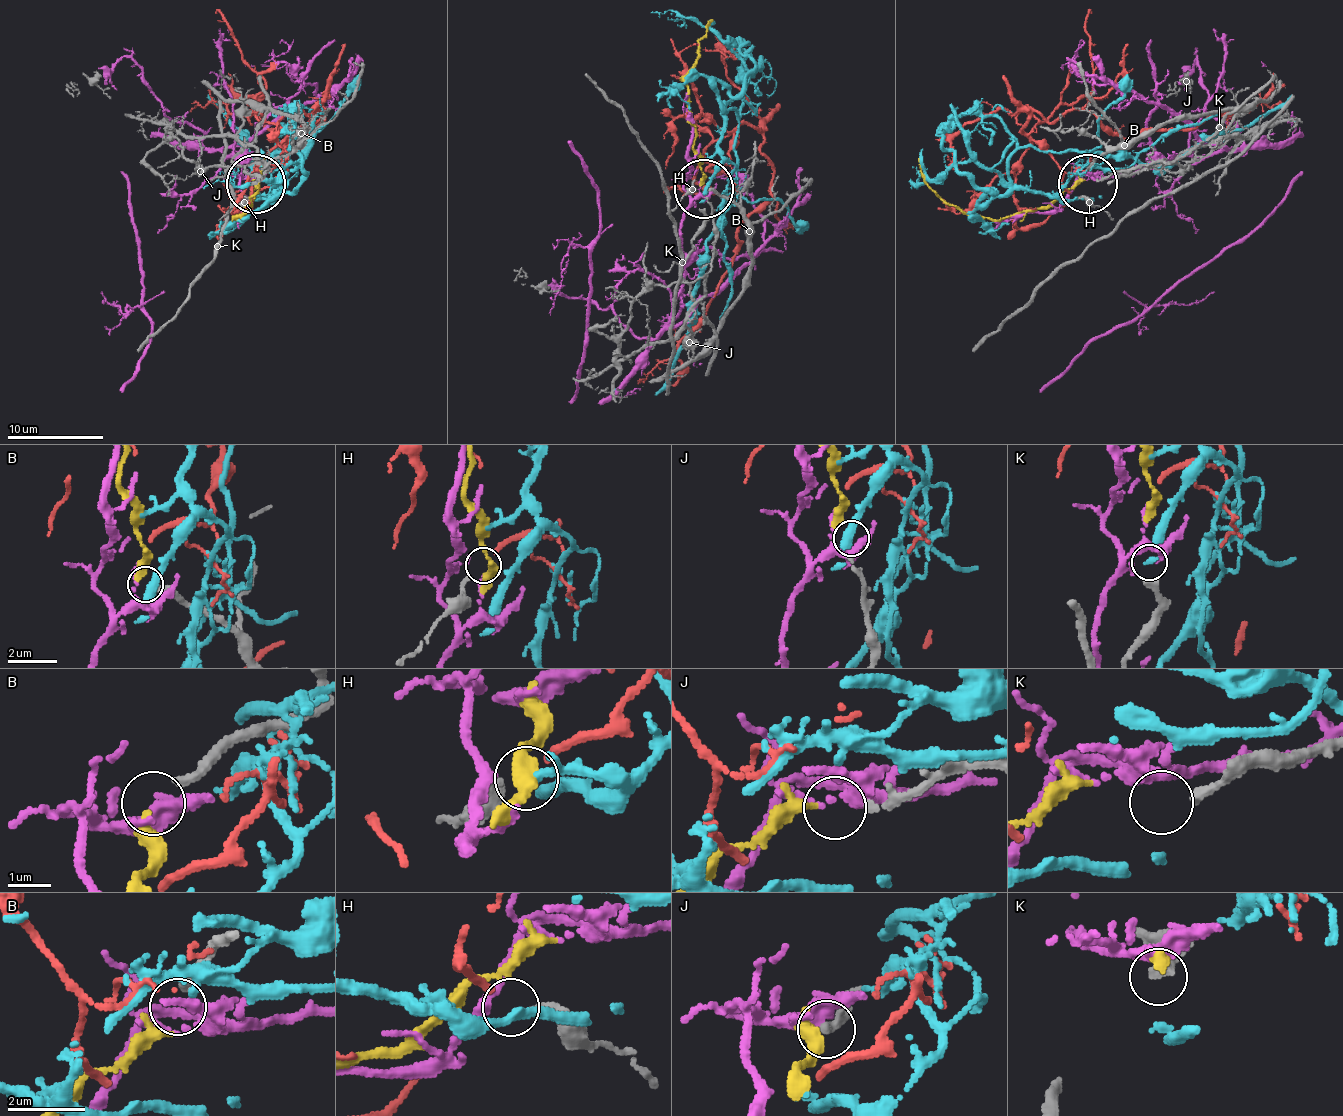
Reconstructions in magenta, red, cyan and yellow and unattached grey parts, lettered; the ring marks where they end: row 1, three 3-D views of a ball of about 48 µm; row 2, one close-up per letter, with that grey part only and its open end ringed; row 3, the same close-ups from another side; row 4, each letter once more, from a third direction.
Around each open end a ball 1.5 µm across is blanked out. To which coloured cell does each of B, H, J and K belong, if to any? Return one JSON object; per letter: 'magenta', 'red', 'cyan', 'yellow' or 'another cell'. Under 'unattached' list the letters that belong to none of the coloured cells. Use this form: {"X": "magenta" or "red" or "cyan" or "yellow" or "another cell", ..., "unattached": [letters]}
{"B": "another cell", "H": "red", "J": "yellow", "K": "another cell", "unattached": ["B", "K"]}

